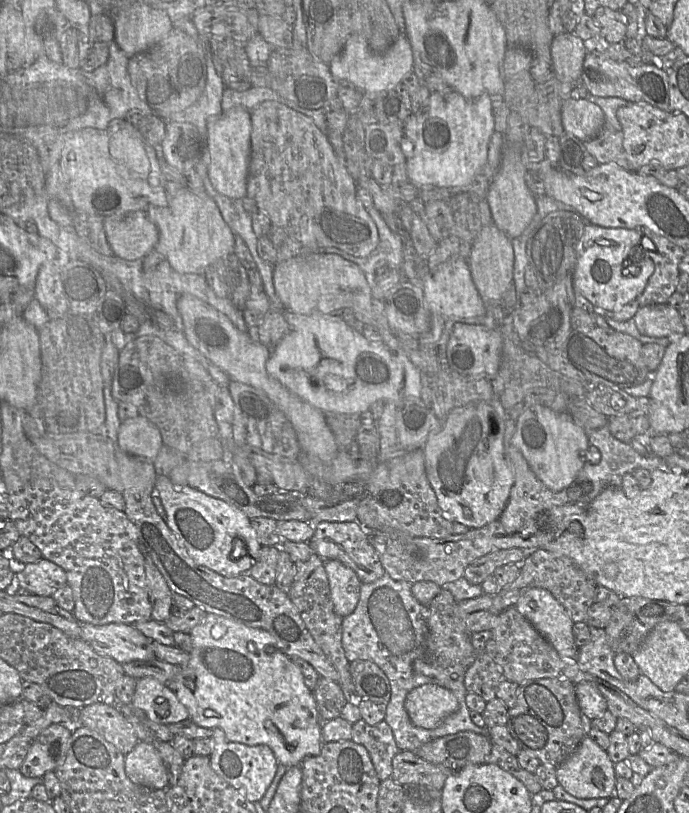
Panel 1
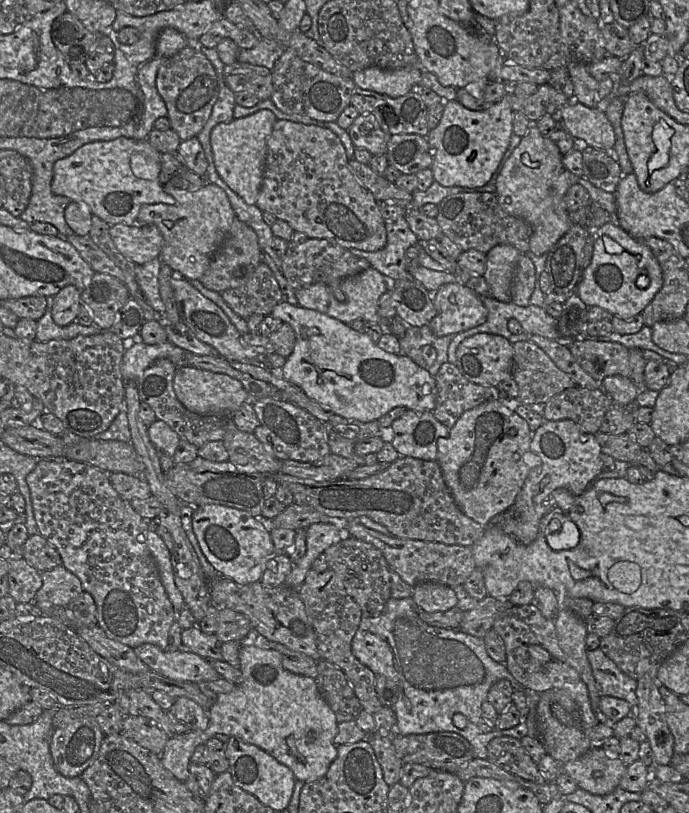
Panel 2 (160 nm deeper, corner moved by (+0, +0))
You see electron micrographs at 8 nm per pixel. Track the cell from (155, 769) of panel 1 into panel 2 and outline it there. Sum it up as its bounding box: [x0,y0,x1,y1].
[160,644,338,782]

